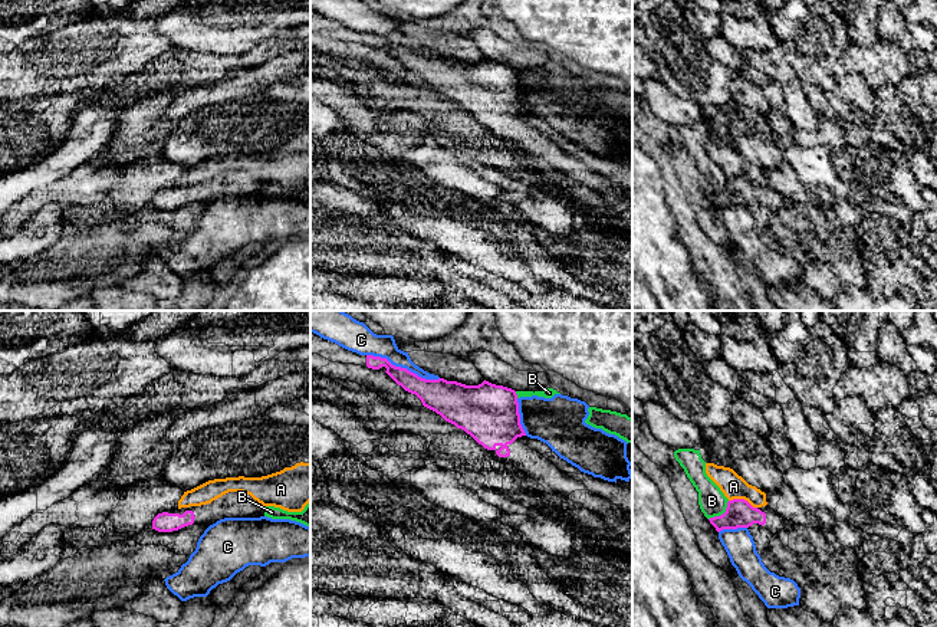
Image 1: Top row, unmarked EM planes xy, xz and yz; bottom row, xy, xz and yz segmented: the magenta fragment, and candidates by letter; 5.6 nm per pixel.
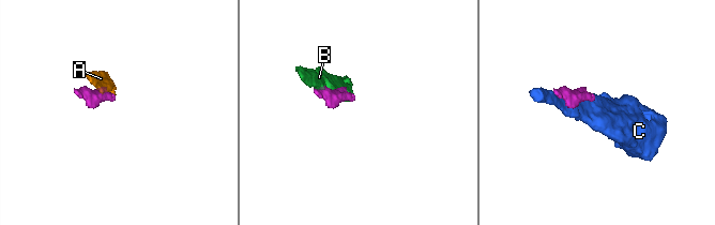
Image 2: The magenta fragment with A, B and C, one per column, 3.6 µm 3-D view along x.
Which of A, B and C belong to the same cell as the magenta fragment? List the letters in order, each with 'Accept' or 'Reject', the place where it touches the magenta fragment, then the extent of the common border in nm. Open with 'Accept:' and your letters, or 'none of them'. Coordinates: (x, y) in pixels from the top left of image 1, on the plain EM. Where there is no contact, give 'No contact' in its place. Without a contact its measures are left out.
Accept: none of them
A: Reject. Touches magenta at yz (743, 177). Shared border 170 nm
B: Reject. Touches magenta at yz (723, 191). Shared border 160 nm
C: Reject. Touches magenta at xz (403, 46). Shared border 440 nm

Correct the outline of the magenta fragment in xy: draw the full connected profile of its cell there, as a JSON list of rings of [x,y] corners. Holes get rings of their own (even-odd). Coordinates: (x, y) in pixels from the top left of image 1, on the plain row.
[[[229,170],[211,181],[171,187],[158,191],[152,198],[152,207],[172,210],[184,204],[208,201],[224,196],[260,196],[266,184],[243,170]]]

